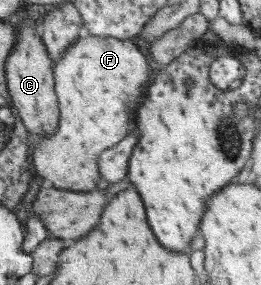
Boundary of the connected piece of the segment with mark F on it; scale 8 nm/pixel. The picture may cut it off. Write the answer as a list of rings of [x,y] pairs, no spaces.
[[[82,34],[73,45],[69,45],[59,59],[52,61],[54,93],[59,110],[57,129],[49,137],[37,137],[31,151],[33,174],[51,181],[52,187],[60,190],[87,192],[98,189],[101,176],[97,172],[97,157],[130,132],[133,113],[145,98],[151,75],[157,69],[158,66],[151,63],[146,53],[129,40]]]

